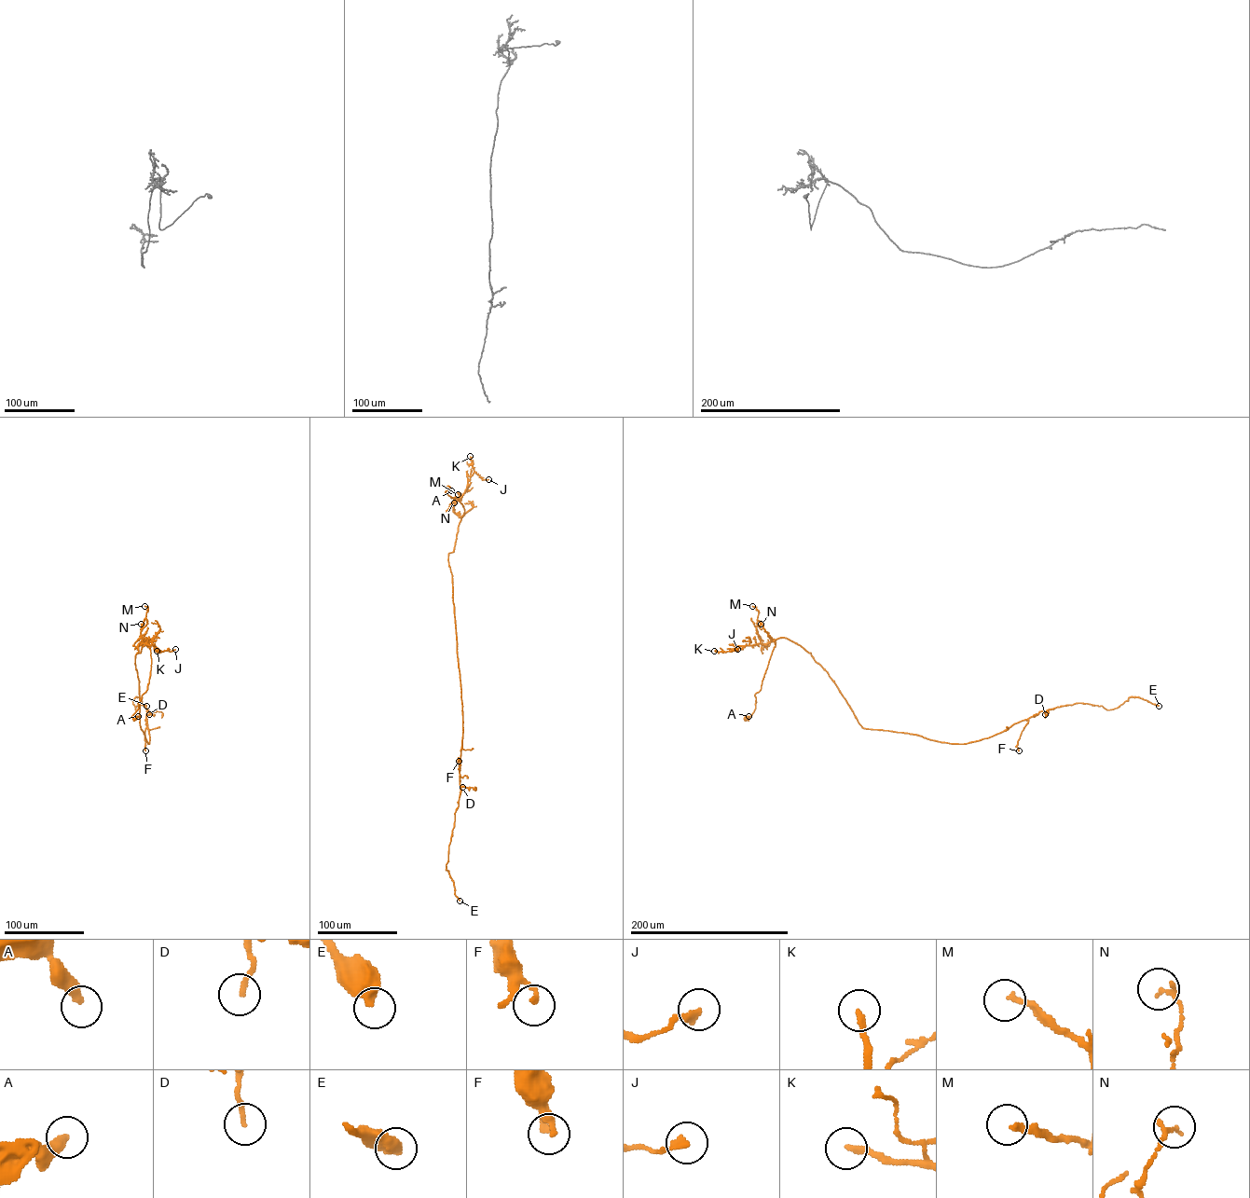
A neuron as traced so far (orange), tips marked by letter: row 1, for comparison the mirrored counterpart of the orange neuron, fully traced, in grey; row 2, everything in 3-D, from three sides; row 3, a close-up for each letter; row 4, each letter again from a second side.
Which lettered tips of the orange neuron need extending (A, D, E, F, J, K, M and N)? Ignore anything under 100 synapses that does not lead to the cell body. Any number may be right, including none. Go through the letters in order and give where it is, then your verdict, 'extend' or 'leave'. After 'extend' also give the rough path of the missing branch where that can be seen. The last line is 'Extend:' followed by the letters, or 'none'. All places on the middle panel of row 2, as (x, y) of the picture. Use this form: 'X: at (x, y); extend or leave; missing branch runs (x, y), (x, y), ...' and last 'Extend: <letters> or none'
A: at (451, 490); leave
D: at (462, 787); leave
E: at (460, 901); leave
F: at (459, 761); leave
J: at (488, 479); leave
K: at (470, 456); leave
M: at (458, 494); leave
N: at (454, 502); leave
Extend: none

